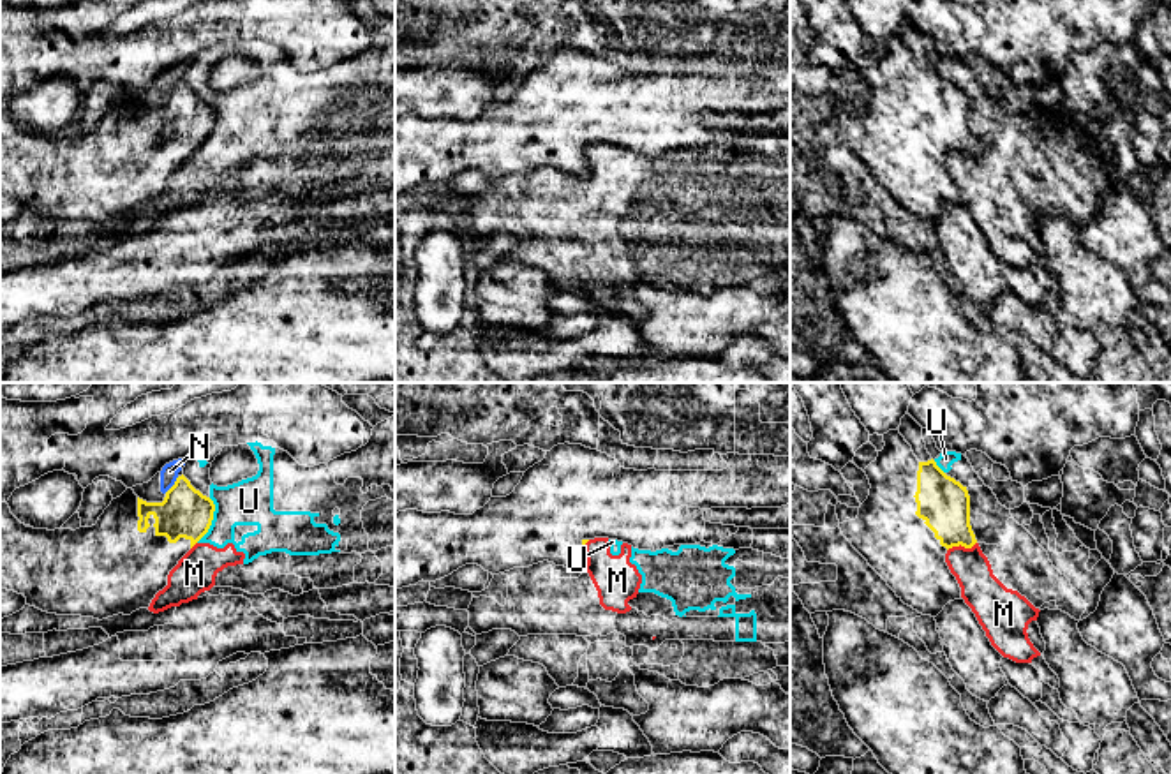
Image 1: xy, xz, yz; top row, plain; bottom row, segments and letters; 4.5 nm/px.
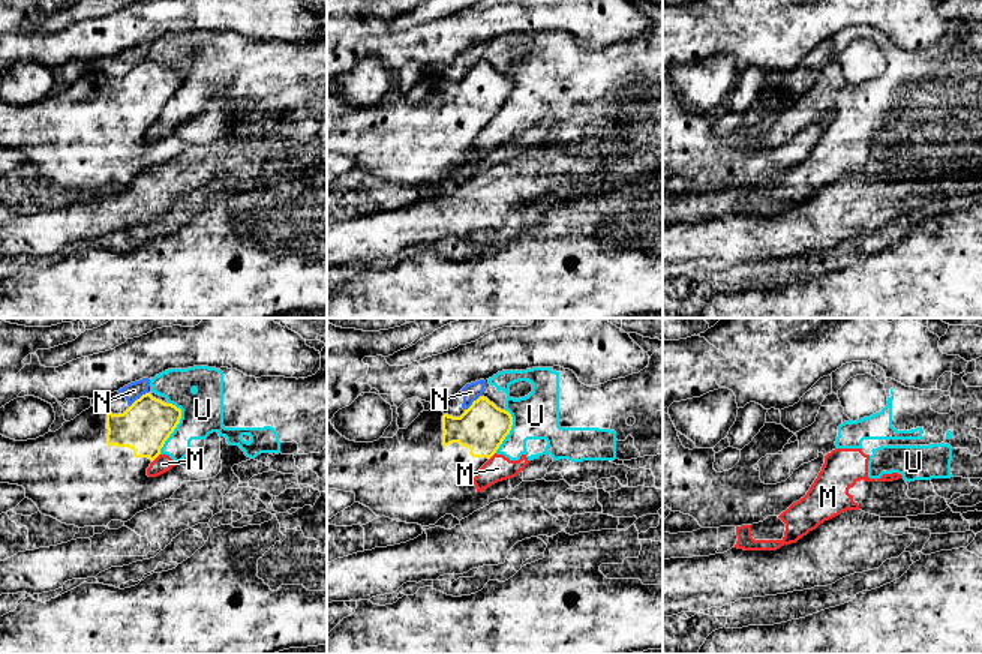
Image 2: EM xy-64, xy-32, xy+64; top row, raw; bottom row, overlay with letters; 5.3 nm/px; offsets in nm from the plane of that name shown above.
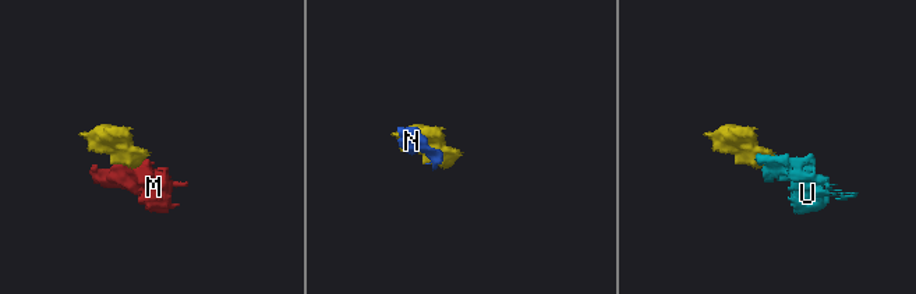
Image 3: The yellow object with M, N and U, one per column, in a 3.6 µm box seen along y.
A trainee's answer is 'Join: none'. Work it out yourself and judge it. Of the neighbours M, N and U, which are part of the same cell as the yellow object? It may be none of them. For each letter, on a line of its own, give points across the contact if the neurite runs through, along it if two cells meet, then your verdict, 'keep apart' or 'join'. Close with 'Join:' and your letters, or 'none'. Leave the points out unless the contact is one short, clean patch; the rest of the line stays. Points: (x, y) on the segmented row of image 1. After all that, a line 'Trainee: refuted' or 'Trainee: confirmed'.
M: border along yz (976, 542), (970, 547), (953, 545), (947, 550); keep apart
N: keep apart
U: border along xy (210, 498), (214, 519), (196, 542); keep apart
Join: none
Trainee: confirmed

